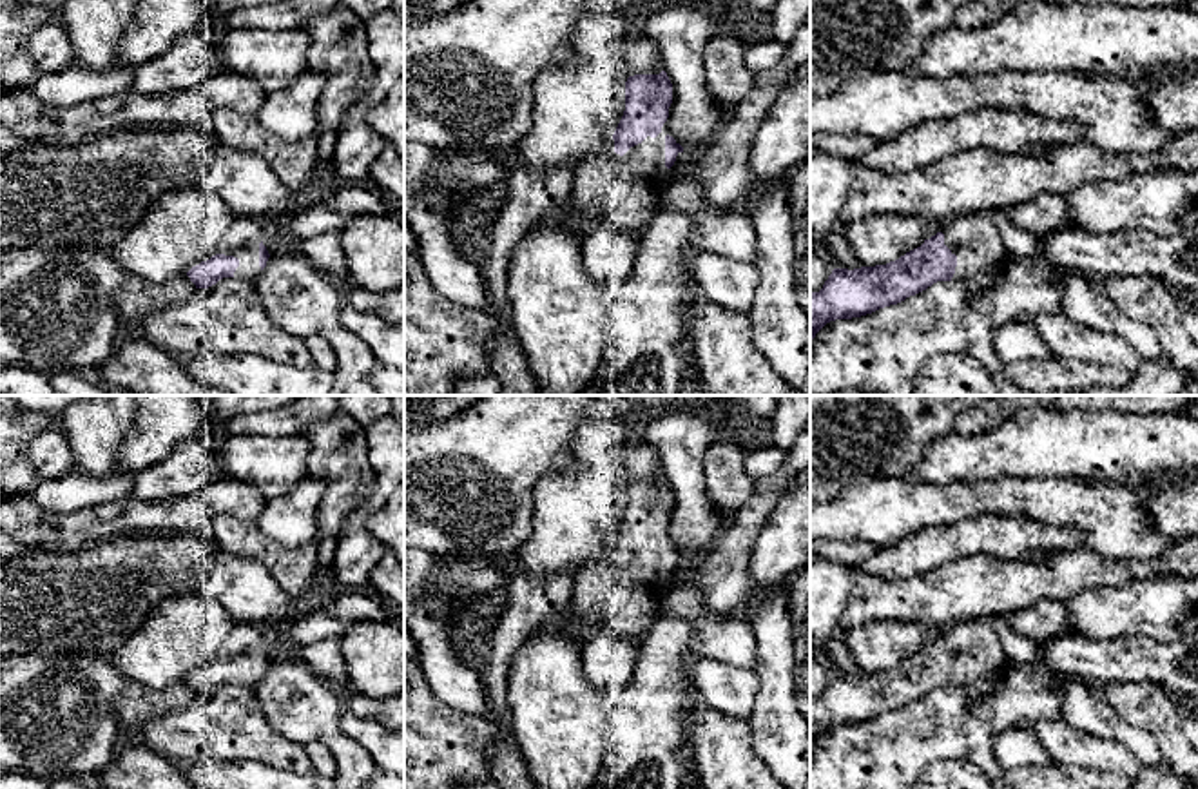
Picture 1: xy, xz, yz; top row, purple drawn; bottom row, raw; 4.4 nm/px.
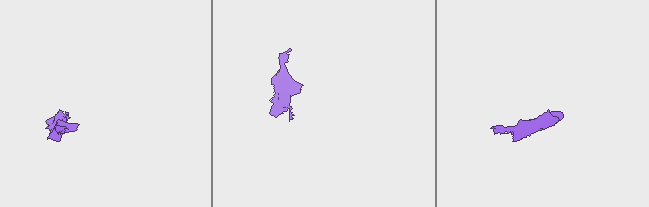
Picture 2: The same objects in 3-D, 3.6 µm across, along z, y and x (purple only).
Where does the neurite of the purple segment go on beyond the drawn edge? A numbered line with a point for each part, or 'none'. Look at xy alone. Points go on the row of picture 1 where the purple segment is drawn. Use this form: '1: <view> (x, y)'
1: xy (243, 236)

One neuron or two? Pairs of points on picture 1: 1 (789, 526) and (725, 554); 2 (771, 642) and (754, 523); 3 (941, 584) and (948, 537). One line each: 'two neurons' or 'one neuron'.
1: two neurons
2: two neurons
3: two neurons

